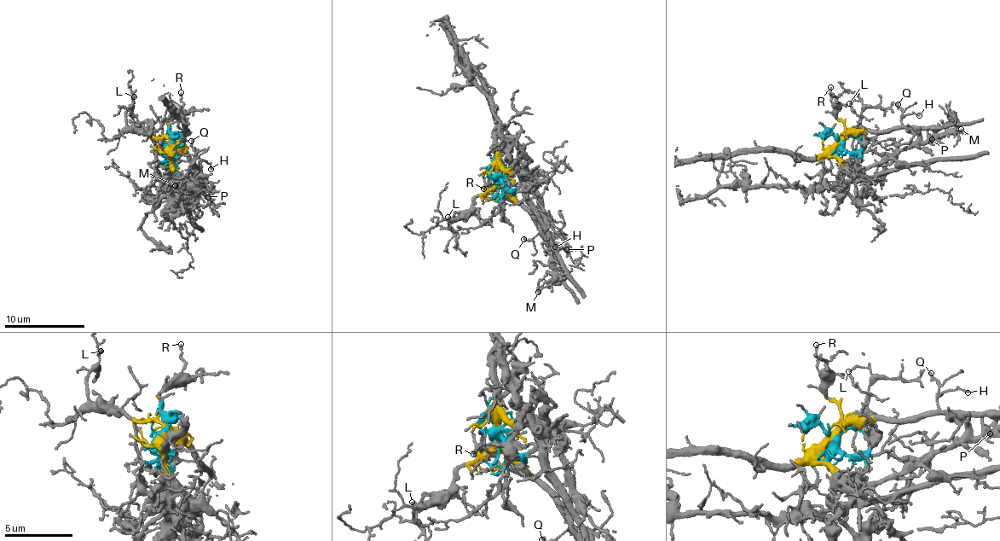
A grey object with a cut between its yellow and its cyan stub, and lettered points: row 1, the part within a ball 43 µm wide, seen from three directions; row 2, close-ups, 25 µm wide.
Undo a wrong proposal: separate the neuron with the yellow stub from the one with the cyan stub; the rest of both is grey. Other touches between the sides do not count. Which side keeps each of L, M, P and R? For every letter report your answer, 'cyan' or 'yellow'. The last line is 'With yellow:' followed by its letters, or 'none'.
L: yellow
M: cyan
P: cyan
R: yellow
With yellow: L, R

